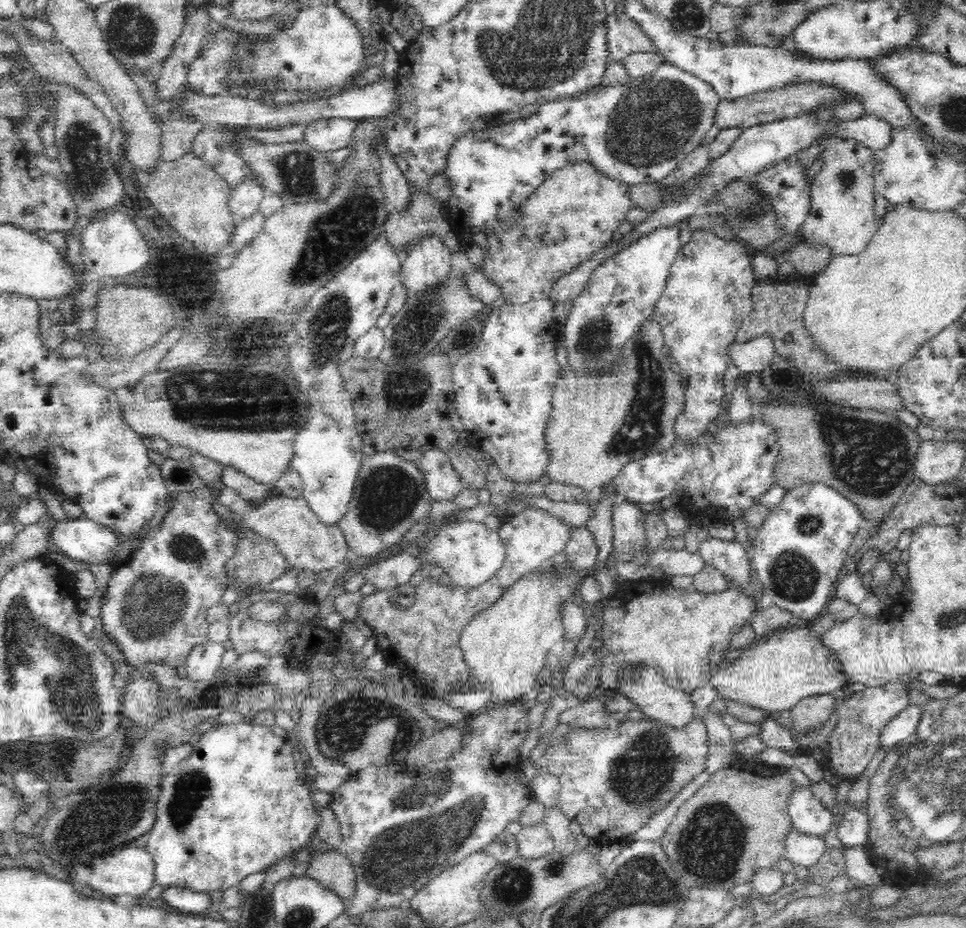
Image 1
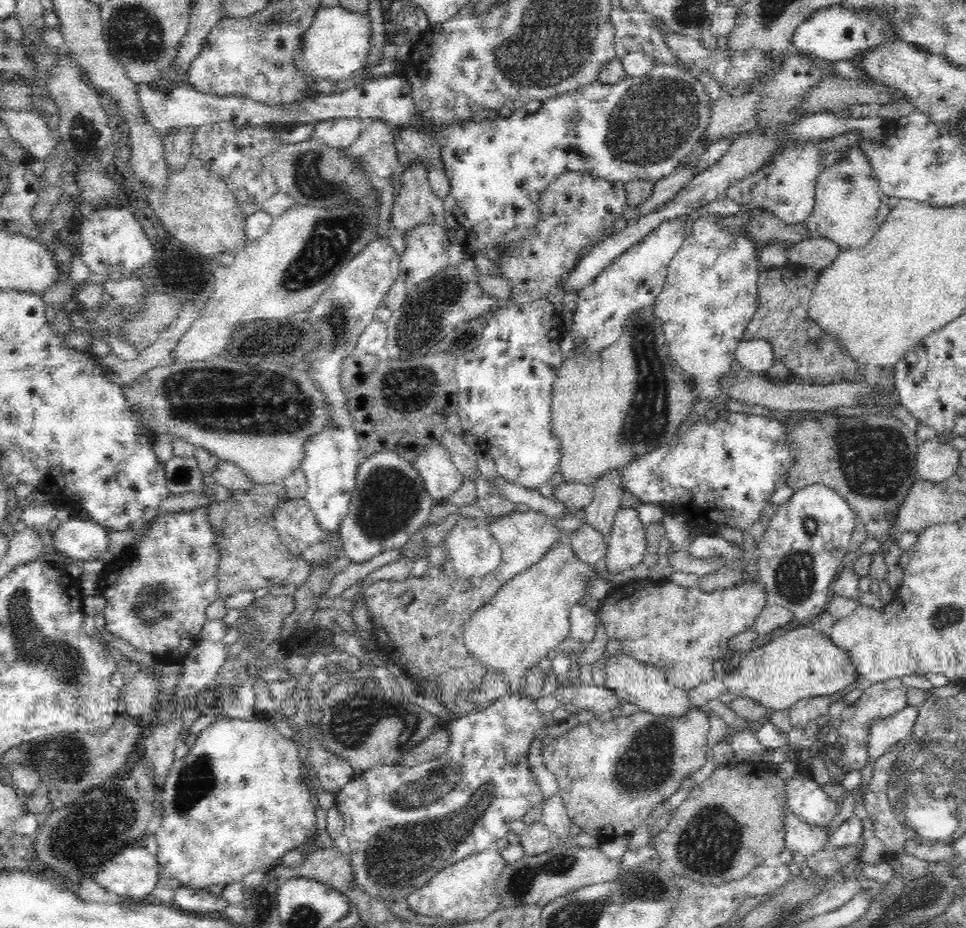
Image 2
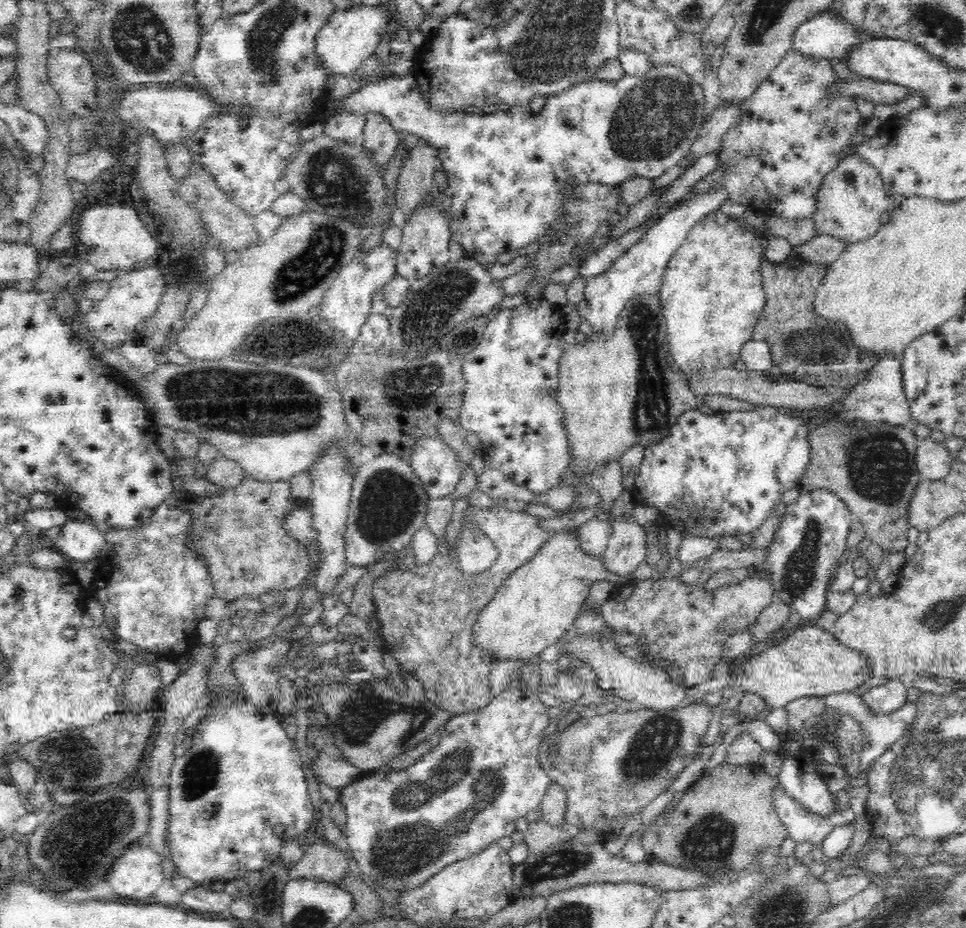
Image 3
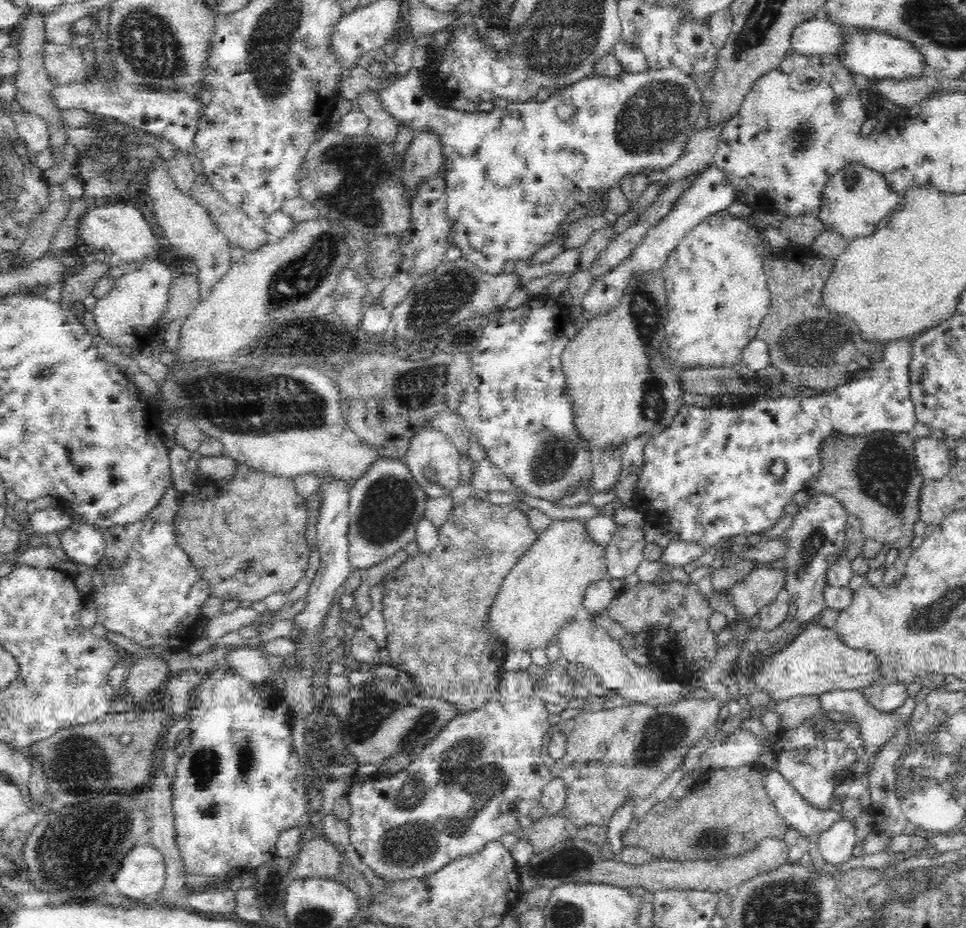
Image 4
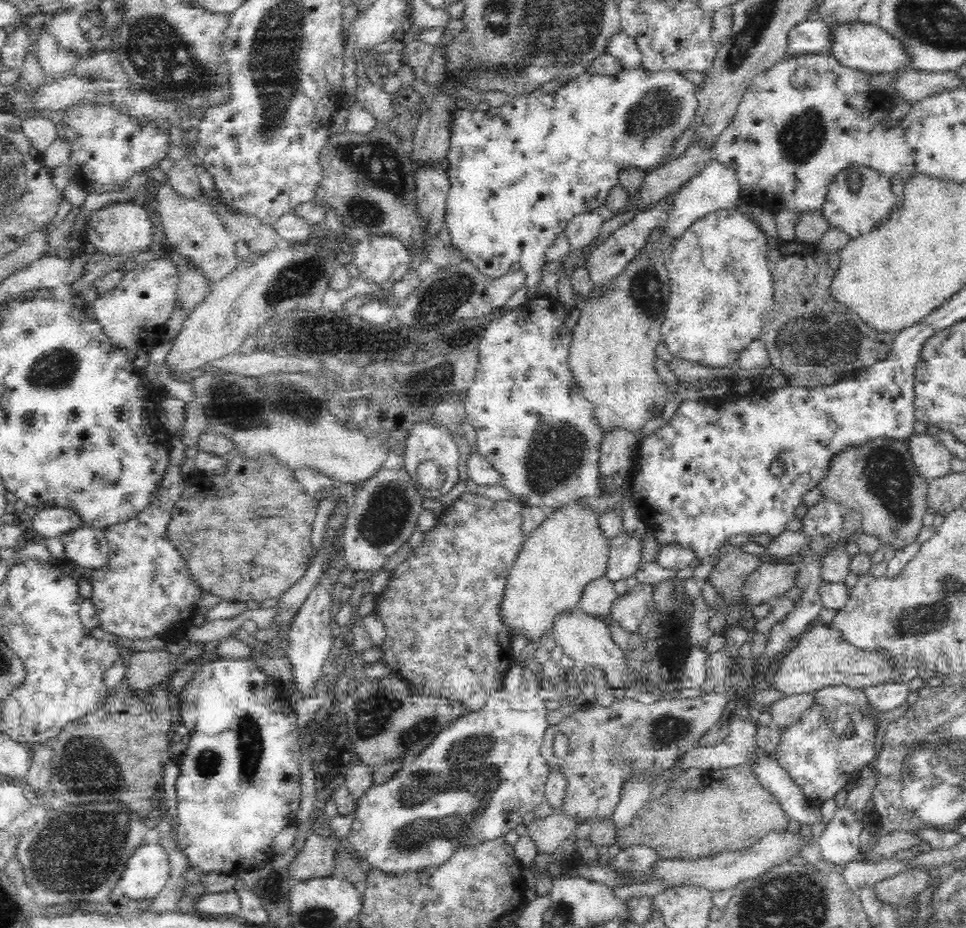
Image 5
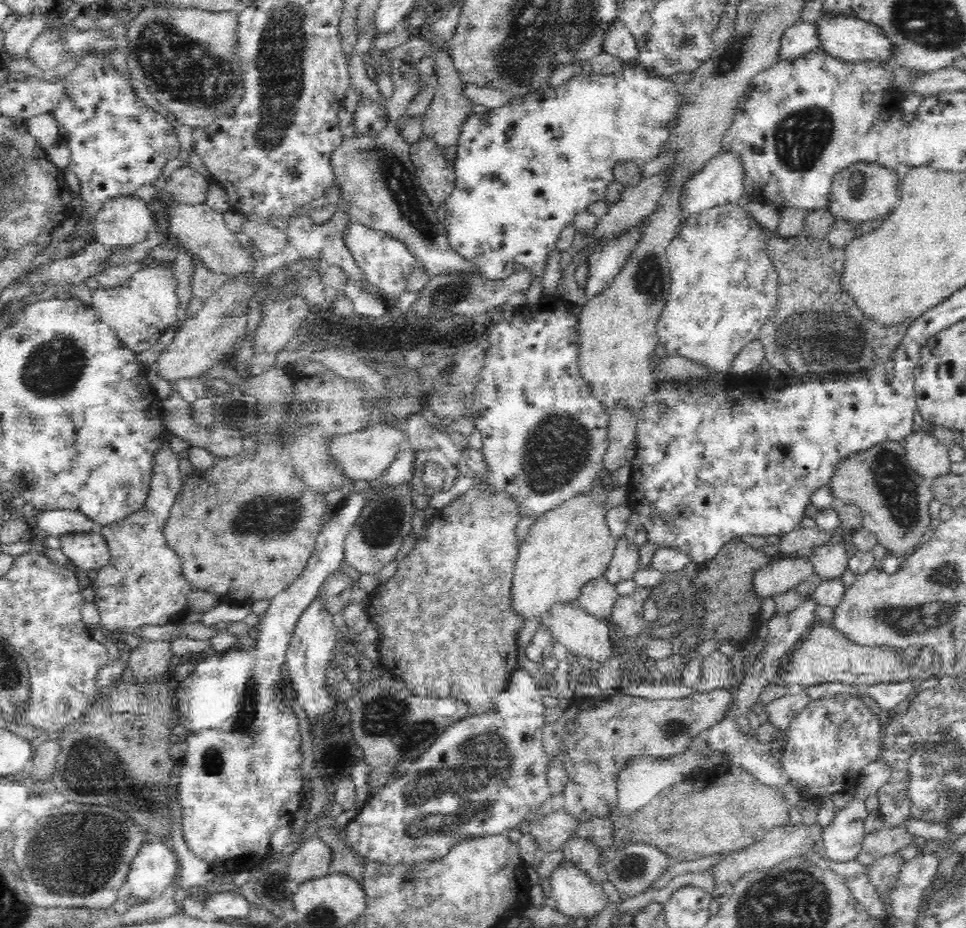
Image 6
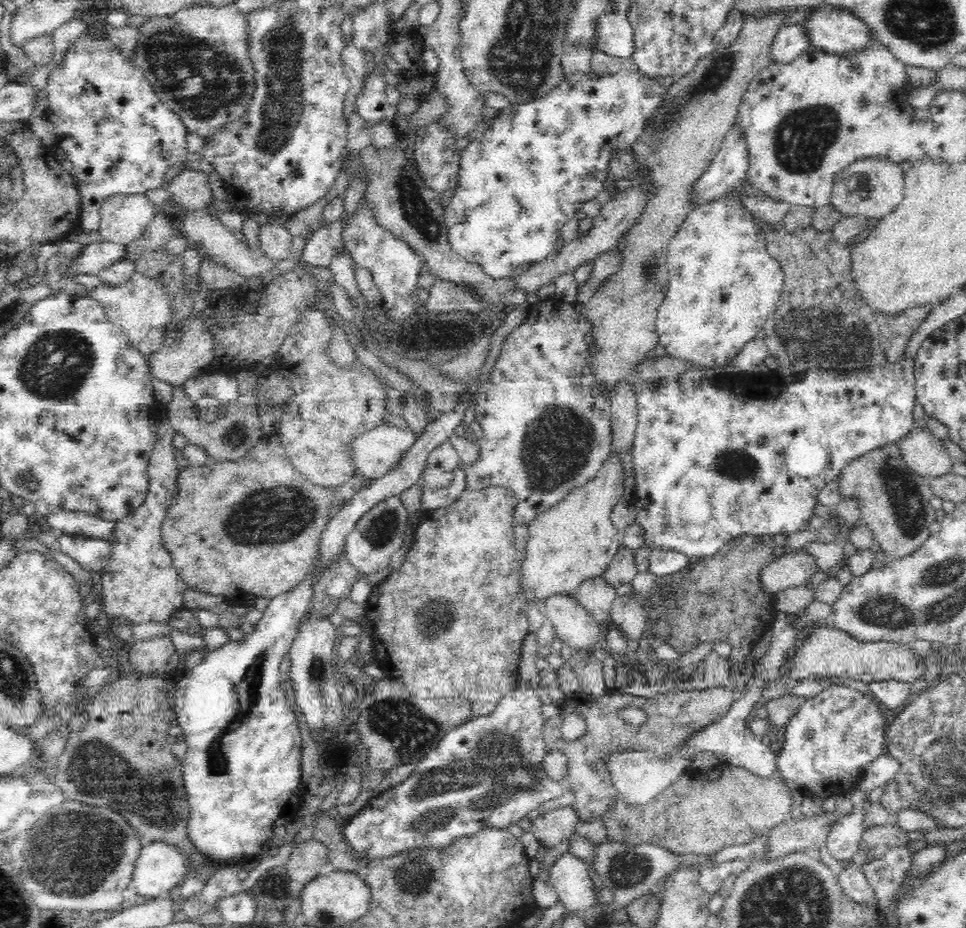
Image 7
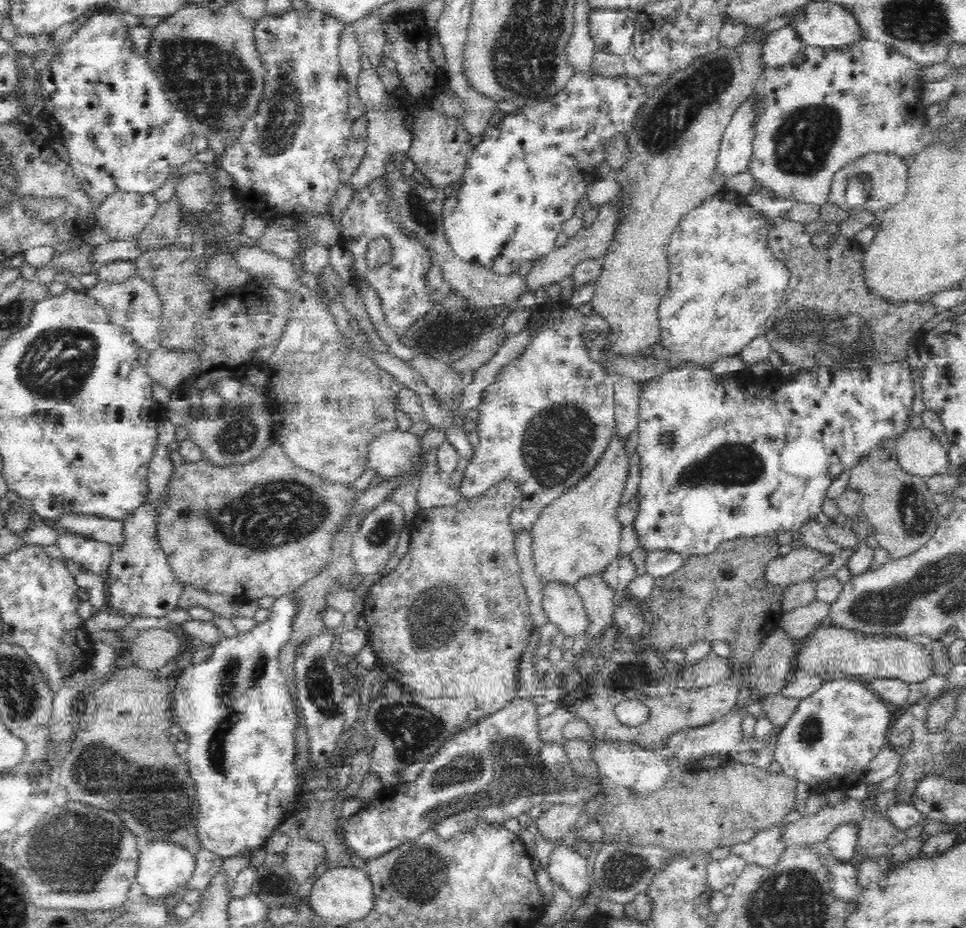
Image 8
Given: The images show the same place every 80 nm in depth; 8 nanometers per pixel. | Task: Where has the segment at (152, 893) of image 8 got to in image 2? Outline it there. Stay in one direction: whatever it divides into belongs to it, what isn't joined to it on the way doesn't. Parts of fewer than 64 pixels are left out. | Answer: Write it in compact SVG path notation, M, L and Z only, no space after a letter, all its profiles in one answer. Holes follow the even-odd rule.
M152 847L126 848L116 858L104 862L104 868L96 876L96 882L114 894L120 894L120 896L132 894L134 898L148 896L158 884L163 883L159 876L158 858Z

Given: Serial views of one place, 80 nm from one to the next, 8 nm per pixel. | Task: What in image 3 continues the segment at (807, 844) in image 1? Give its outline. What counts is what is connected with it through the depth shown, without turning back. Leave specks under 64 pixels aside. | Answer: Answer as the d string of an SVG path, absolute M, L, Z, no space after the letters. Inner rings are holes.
M779 782L773 788L772 798L773 807L787 828L788 837L796 844L811 842L820 845L835 826L848 824L856 818L849 805L844 810L834 810L827 815L812 812L792 795L788 795Z

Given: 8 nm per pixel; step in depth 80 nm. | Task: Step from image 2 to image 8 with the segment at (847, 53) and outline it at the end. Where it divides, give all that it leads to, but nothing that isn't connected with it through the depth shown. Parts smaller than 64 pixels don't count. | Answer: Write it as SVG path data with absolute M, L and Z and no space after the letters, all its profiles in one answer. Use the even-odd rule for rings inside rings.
M786 25L770 32L761 46L761 62L763 62L764 70L778 68L792 61L802 48L796 31L791 26Z

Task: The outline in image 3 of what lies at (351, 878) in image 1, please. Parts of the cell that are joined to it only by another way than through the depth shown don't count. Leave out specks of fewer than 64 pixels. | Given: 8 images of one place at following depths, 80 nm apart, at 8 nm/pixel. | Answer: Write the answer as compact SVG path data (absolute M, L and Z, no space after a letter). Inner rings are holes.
M321 840L304 847L301 860L290 868L290 880L318 879L338 885L347 870L348 855L345 851Z

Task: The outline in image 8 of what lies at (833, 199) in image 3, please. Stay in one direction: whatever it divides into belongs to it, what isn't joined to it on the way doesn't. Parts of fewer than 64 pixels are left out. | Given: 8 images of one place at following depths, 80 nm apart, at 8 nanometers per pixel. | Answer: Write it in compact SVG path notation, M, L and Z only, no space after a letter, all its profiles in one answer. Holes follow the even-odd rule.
M875 152L862 155L833 176L827 202L838 205L849 215L868 209L878 212L880 216L881 212L898 204L906 196L908 172L906 160L898 153Z

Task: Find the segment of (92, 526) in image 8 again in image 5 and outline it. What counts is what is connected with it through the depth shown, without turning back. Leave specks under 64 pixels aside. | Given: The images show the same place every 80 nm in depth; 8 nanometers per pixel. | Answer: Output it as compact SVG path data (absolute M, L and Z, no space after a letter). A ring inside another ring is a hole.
M69 508L39 509L33 516L31 532L45 539L59 537L70 530L85 526L84 519Z

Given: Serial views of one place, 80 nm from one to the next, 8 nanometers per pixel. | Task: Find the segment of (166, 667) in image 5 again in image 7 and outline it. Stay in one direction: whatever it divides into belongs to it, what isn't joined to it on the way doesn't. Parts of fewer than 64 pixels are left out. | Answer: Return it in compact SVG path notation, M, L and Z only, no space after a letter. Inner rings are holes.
M170 635L154 636L128 646L129 662L141 673L150 674L165 669L176 646Z

